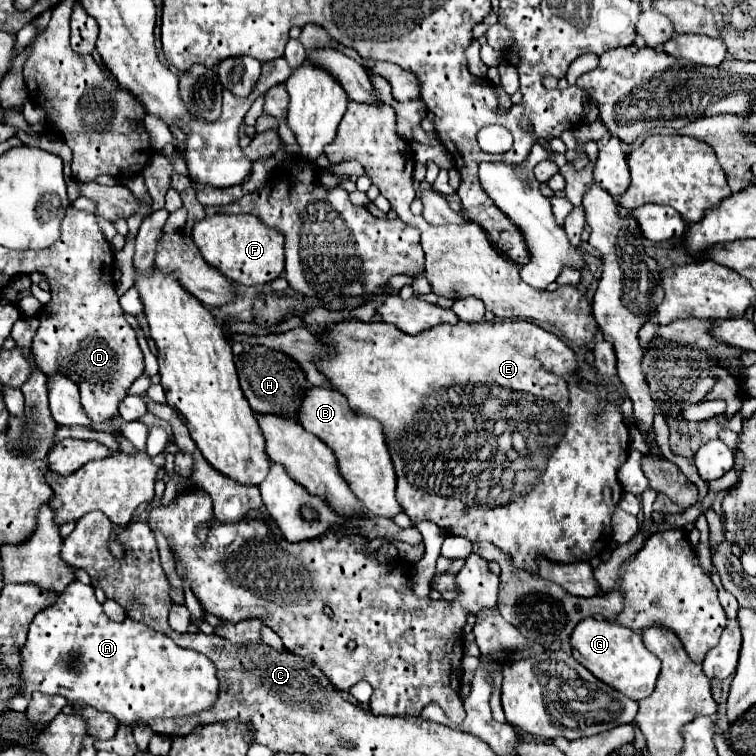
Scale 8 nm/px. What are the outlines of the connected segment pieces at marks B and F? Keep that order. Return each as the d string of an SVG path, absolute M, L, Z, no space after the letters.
M311 387L303 403L299 407L299 423L317 435L335 455L337 469L341 477L347 481L355 497L363 503L363 507L375 517L393 517L399 511L399 503L395 501L395 469L387 451L387 443L383 437L383 427L371 417L357 415L347 405L347 399L339 395L335 389Z
M211 215L199 221L191 237L207 263L219 269L225 277L243 285L267 285L285 271L283 235L263 225L255 215Z

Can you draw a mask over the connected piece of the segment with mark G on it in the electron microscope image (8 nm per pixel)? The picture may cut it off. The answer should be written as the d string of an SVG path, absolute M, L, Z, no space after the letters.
M589 617L583 619L571 633L571 647L573 647L573 657L583 667L587 667L591 673L595 673L595 677L611 685L613 689L621 691L629 699L641 701L643 697L653 693L661 669L661 661L651 651L647 651L639 633L621 627L617 623L609 623L607 619Z

